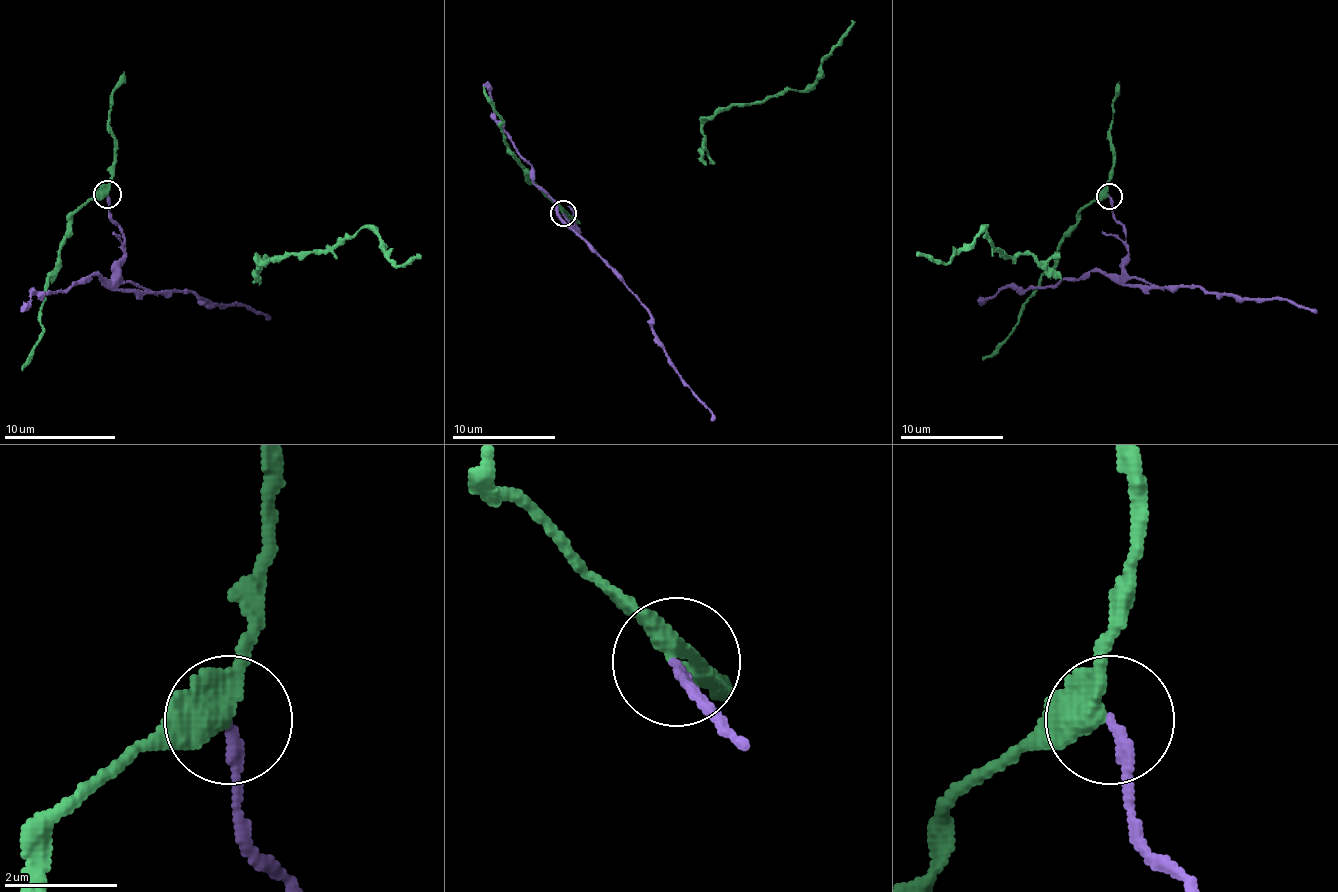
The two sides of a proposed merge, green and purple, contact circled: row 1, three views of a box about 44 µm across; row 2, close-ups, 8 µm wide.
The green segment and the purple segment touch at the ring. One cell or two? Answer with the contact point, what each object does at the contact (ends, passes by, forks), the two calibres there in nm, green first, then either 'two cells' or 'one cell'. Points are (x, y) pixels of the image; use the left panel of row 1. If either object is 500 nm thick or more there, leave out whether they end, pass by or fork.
place (107, 194); green passes by; purple ends; calibres 360 and 190 nm; two cells

